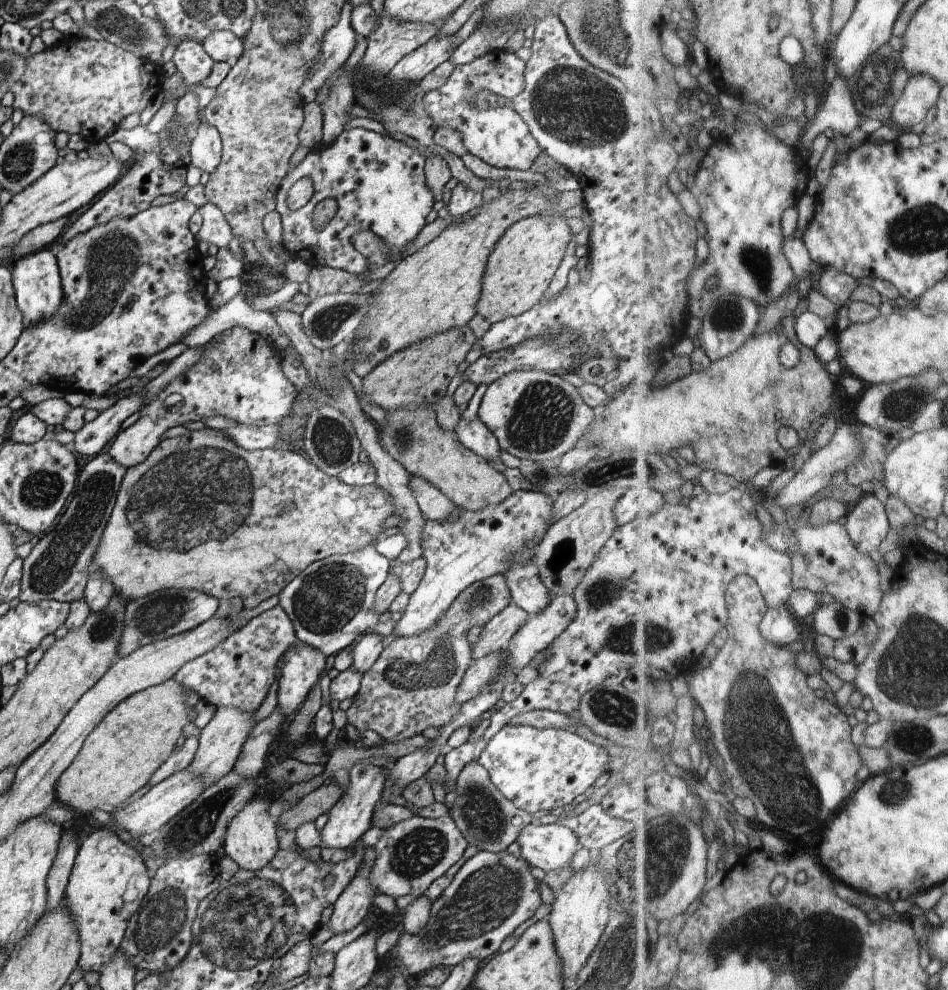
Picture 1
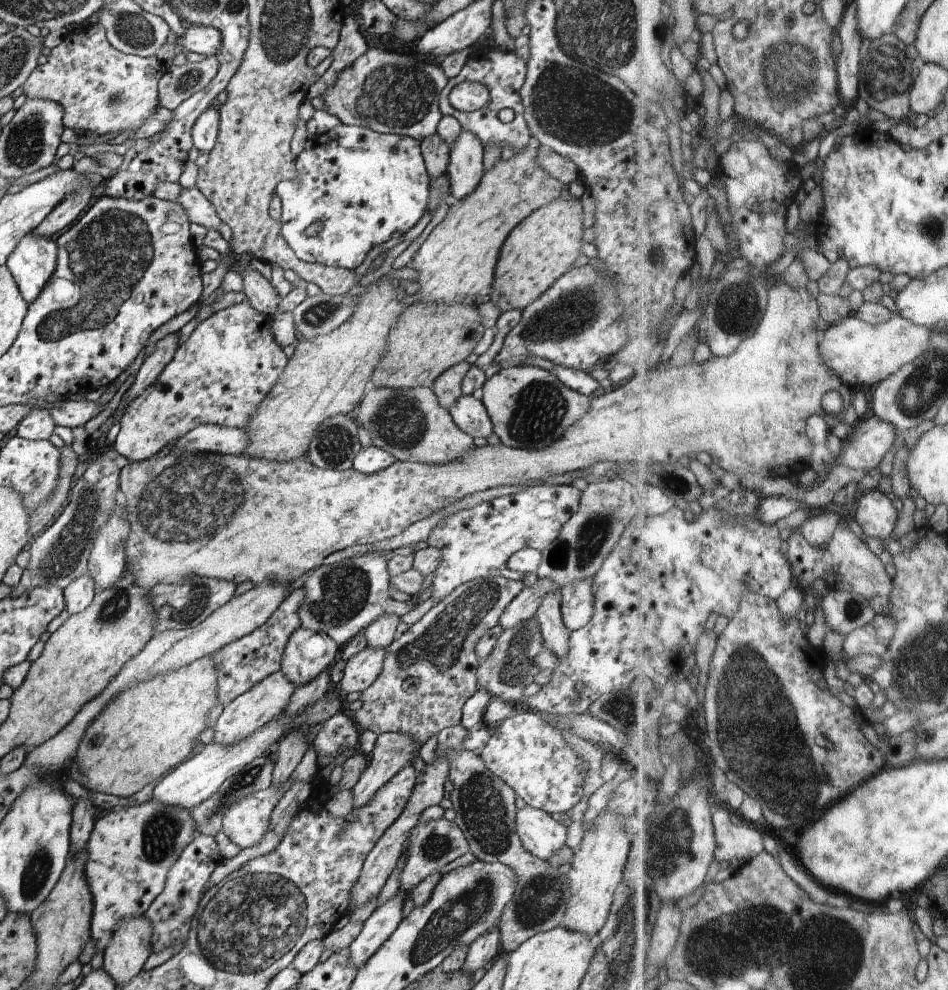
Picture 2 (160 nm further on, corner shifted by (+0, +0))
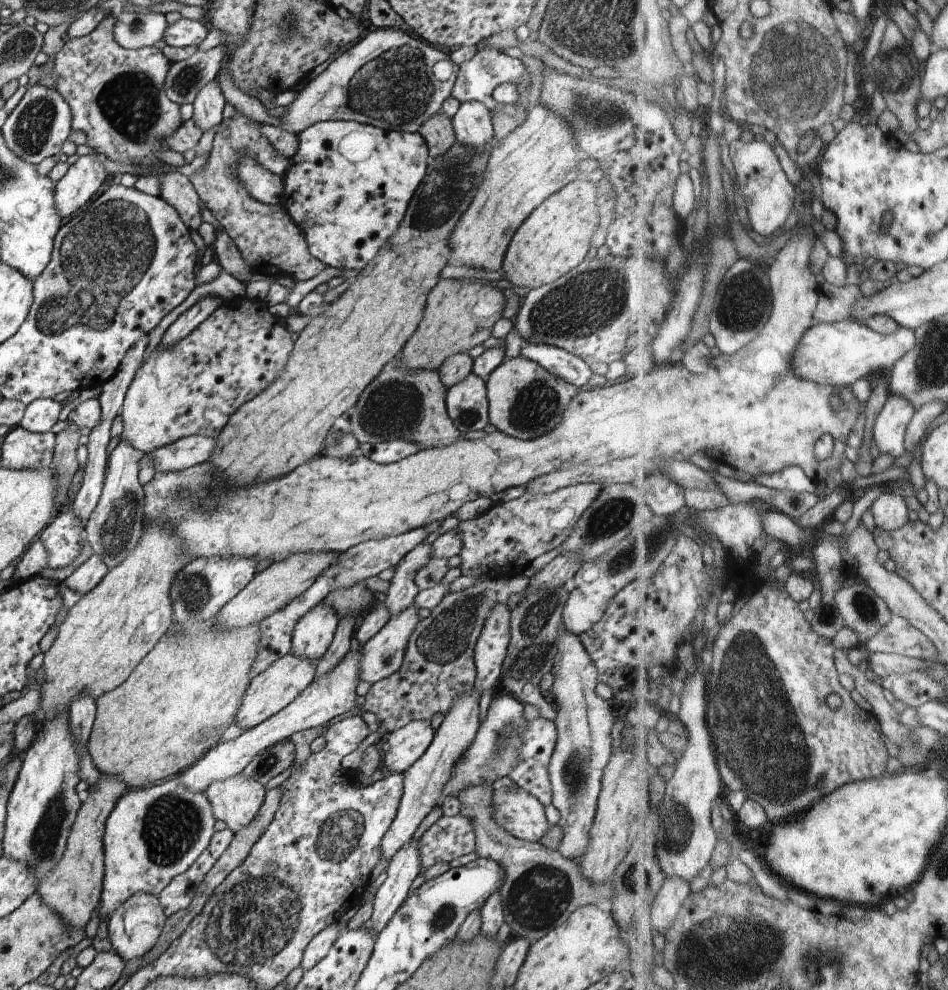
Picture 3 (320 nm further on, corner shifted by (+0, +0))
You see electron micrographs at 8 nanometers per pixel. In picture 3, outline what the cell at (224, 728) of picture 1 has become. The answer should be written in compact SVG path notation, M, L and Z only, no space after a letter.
M288 653L275 660L265 671L258 673L250 681L242 704L239 706L235 722L242 728L252 728L268 720L285 706L288 706L315 678L318 662L308 657Z

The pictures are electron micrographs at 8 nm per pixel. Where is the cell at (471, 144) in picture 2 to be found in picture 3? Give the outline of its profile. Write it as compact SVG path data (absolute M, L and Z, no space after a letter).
M477 100L464 101L451 118L457 141L473 147L490 147L494 141L491 110Z

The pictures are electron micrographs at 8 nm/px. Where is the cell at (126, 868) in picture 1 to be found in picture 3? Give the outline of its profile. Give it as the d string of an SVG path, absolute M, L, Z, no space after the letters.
M174 776L147 787L134 787L118 799L116 808L108 817L103 834L105 875L101 890L99 918L109 916L137 892L158 896L163 888L179 874L186 872L210 844L216 818L205 791L194 792Z

